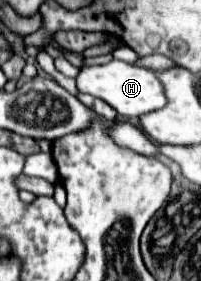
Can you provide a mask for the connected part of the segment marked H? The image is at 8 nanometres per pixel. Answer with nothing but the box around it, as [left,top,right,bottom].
[76,59,168,119]

